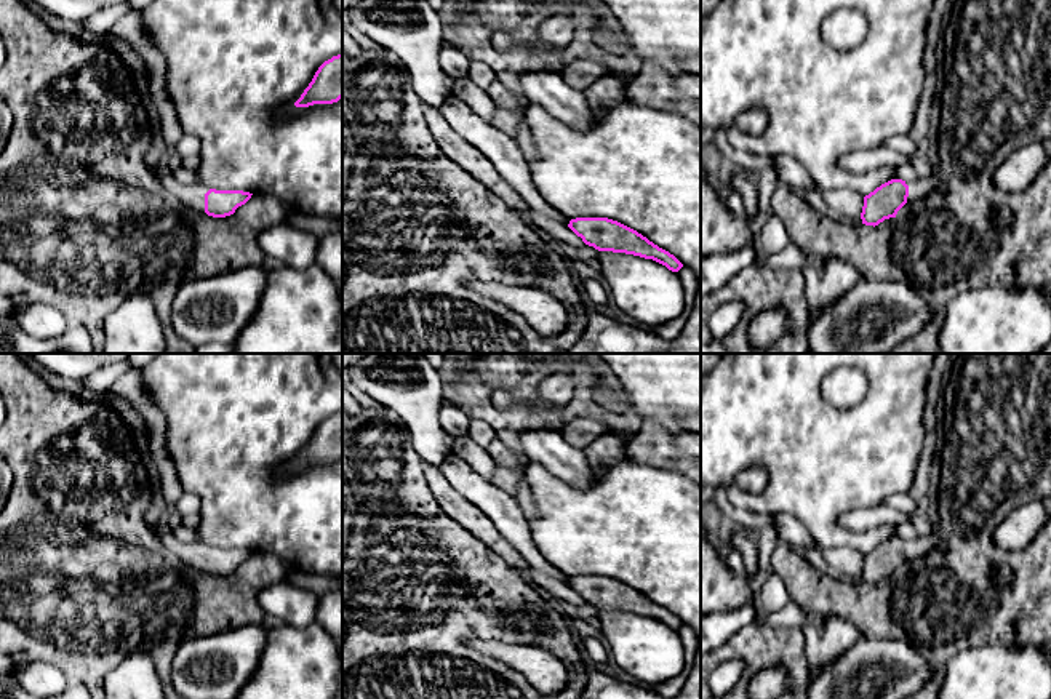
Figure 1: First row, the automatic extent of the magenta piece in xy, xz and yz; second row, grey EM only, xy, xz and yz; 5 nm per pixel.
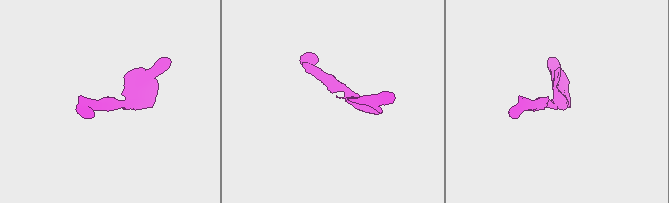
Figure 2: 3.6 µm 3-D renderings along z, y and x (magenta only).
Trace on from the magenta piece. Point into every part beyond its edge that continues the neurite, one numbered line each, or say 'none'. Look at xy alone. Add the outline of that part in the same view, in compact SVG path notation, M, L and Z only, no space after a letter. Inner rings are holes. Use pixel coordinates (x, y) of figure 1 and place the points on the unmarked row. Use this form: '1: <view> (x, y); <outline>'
1: xy (192, 554); M166 531L160 537L160 544L168 550L170 555L192 568L195 573L205 571L205 552L210 545L203 542L181 542L171 531Z

